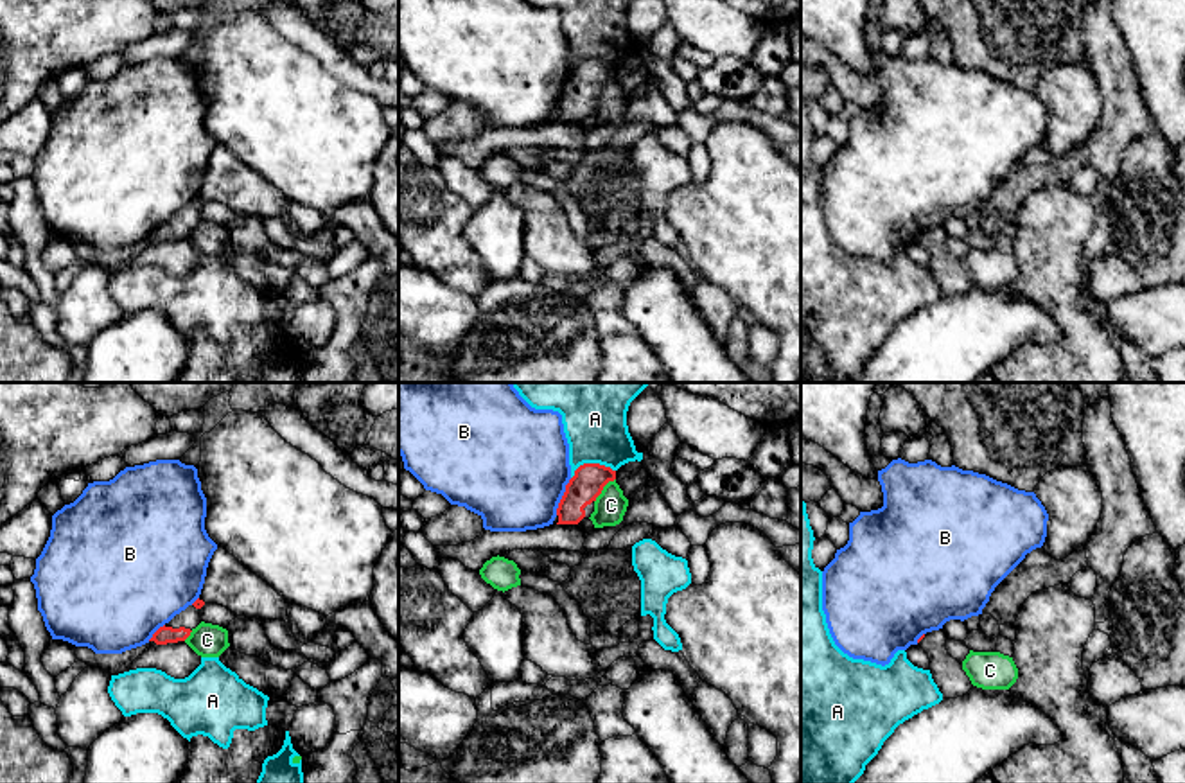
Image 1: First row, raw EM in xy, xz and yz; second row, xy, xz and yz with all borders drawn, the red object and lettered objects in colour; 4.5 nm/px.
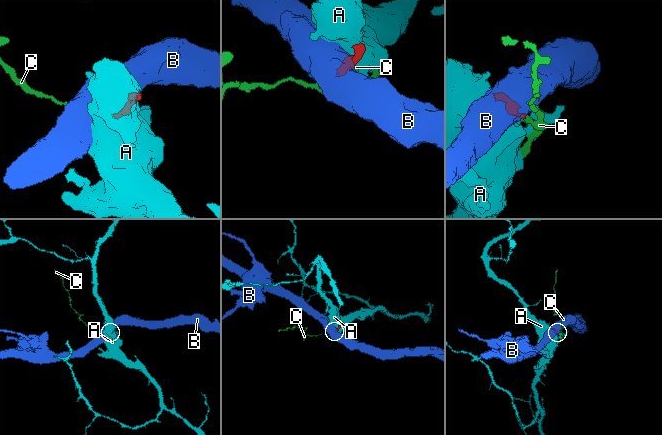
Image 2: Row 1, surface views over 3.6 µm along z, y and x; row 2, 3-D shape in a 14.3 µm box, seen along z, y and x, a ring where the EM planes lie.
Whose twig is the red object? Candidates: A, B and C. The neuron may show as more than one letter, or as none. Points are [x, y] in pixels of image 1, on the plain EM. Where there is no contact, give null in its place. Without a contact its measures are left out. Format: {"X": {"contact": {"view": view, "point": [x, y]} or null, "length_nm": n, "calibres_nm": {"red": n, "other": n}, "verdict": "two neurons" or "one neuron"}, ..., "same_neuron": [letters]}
{"A": {"contact": {"view": "xz", "point": [591, 61]}, "length_nm": 200, "calibres_nm": {"red": 150, "other": 280}, "verdict": "two neurons"}, "B": {"contact": {"view": "xz", "point": [562, 94]}, "length_nm": 180, "calibres_nm": {"red": 150, "other": 480}, "verdict": "two neurons"}, "C": {"contact": {"view": "xz", "point": [602, 87]}, "length_nm": 140, "calibres_nm": {"red": 150, "other": 140}, "verdict": "two neurons"}, "same_neuron": []}

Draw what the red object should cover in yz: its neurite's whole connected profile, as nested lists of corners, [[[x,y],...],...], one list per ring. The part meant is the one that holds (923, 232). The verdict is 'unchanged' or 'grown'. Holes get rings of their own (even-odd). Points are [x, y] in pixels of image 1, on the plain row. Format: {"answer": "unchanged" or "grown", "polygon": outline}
{"answer": "grown", "polygon": [[[939,226],[923,232],[917,242],[928,251],[930,271],[943,296],[957,296],[966,293],[973,282],[962,268],[962,260],[948,251],[946,237],[946,232]]]}

